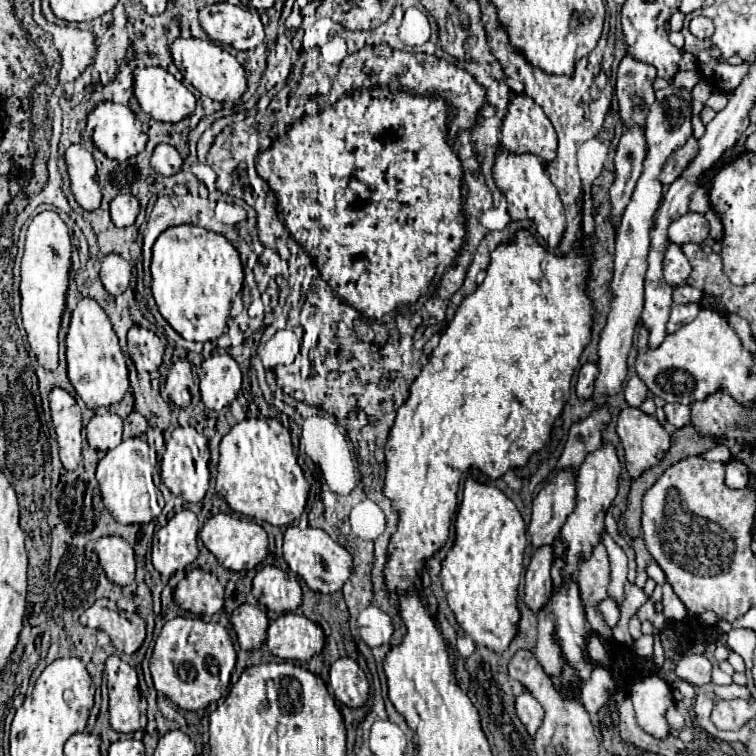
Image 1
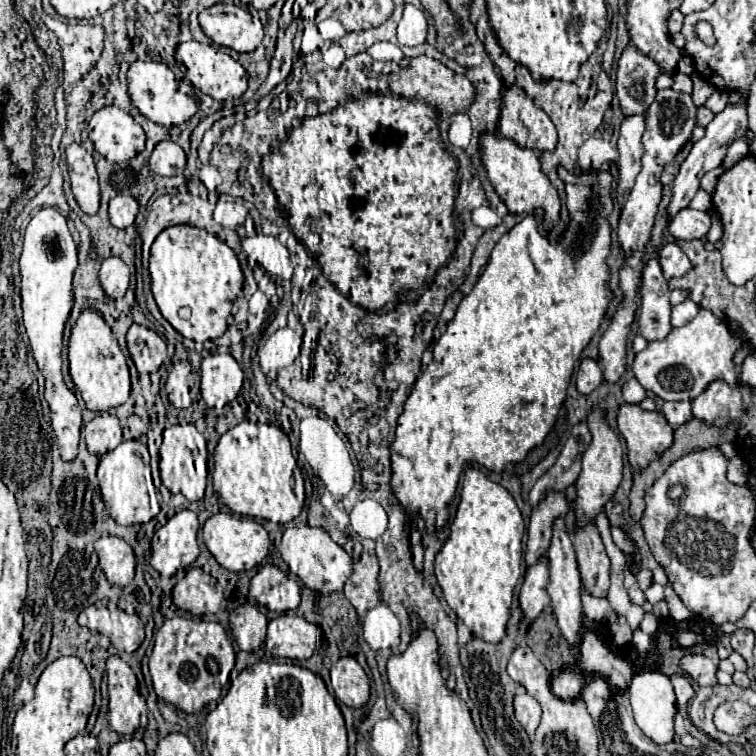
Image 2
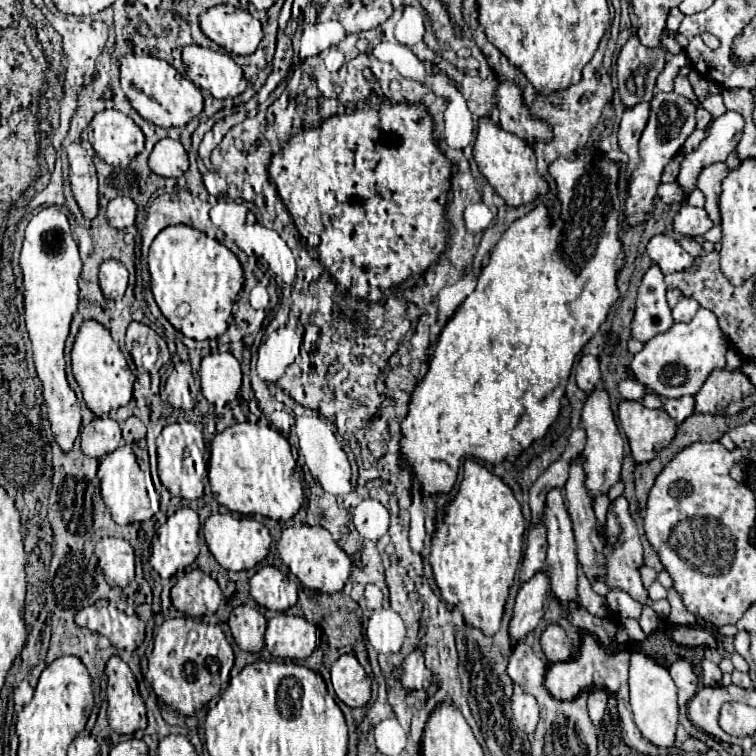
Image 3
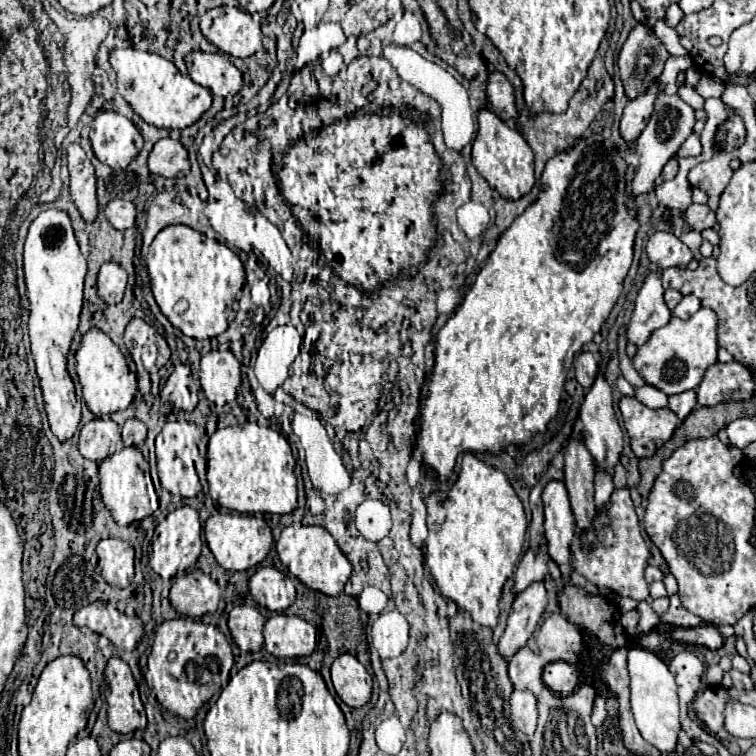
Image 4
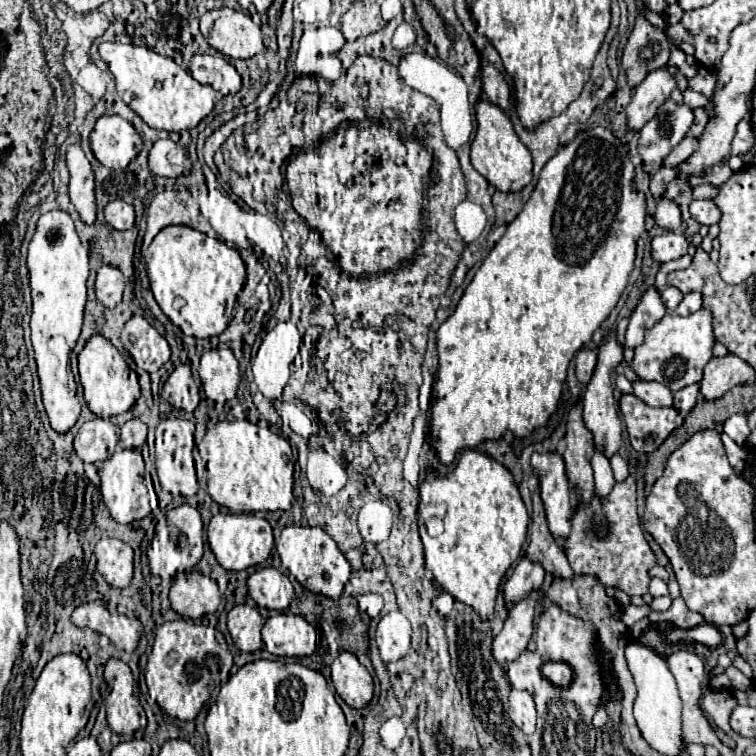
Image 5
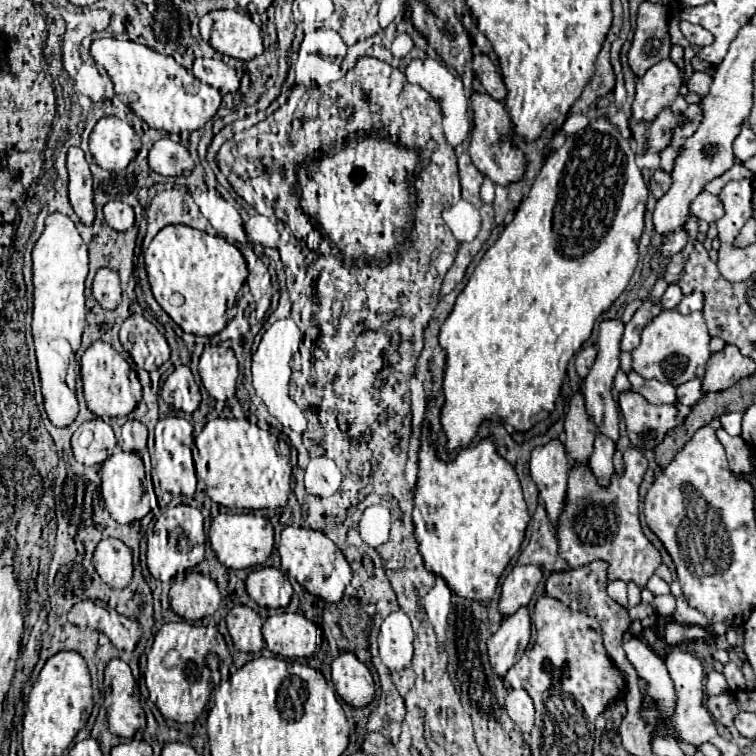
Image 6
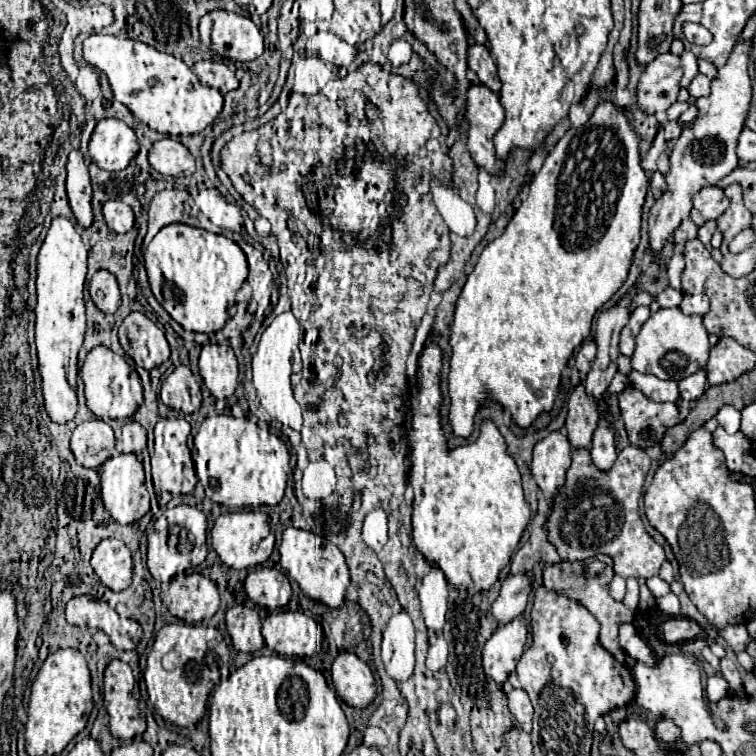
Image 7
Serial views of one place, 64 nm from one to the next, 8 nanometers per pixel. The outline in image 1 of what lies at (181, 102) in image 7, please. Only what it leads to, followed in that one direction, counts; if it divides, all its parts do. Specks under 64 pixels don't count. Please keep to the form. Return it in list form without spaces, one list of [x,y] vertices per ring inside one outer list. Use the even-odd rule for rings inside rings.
[[[136,68],[134,92],[140,108],[160,122],[180,122],[194,112],[196,98],[164,68]]]

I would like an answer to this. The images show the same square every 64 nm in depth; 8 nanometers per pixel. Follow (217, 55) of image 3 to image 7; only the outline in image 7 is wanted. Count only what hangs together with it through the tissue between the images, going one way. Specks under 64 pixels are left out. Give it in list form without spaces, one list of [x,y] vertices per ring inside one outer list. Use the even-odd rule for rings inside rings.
[[[200,60],[194,64],[194,74],[198,74],[200,82],[206,86],[212,86],[216,90],[220,90],[222,94],[236,90],[238,88],[238,78],[234,76],[234,72],[222,64],[222,62],[214,62],[214,60]]]

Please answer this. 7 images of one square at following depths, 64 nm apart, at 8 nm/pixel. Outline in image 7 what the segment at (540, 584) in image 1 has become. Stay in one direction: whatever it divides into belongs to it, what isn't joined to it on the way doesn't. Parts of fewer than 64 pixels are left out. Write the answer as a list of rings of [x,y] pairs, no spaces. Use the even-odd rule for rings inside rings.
[[[520,614],[508,624],[498,626],[498,630],[484,644],[482,652],[484,672],[490,674],[498,684],[504,684],[508,674],[516,668],[524,652],[526,640],[528,640],[528,624],[524,614]]]

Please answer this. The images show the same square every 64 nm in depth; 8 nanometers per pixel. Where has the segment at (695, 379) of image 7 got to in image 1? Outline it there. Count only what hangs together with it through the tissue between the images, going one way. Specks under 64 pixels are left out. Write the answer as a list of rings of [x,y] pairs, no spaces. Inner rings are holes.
[[[666,404],[664,412],[672,428],[684,428],[690,424],[690,408],[684,404]]]

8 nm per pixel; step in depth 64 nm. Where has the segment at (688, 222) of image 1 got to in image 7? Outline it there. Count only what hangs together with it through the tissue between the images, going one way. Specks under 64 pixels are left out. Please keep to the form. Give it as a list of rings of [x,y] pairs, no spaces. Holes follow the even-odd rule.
[[[708,186],[702,188],[696,196],[694,196],[694,208],[706,218],[706,220],[716,220],[724,214],[724,210],[728,208],[728,198],[724,196],[722,188],[716,186]]]

